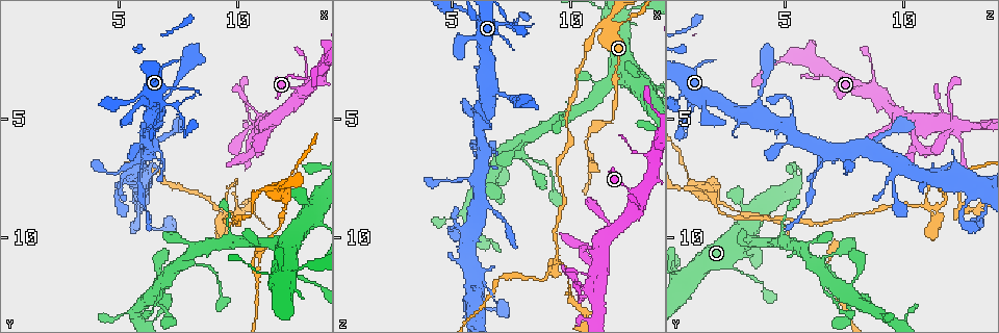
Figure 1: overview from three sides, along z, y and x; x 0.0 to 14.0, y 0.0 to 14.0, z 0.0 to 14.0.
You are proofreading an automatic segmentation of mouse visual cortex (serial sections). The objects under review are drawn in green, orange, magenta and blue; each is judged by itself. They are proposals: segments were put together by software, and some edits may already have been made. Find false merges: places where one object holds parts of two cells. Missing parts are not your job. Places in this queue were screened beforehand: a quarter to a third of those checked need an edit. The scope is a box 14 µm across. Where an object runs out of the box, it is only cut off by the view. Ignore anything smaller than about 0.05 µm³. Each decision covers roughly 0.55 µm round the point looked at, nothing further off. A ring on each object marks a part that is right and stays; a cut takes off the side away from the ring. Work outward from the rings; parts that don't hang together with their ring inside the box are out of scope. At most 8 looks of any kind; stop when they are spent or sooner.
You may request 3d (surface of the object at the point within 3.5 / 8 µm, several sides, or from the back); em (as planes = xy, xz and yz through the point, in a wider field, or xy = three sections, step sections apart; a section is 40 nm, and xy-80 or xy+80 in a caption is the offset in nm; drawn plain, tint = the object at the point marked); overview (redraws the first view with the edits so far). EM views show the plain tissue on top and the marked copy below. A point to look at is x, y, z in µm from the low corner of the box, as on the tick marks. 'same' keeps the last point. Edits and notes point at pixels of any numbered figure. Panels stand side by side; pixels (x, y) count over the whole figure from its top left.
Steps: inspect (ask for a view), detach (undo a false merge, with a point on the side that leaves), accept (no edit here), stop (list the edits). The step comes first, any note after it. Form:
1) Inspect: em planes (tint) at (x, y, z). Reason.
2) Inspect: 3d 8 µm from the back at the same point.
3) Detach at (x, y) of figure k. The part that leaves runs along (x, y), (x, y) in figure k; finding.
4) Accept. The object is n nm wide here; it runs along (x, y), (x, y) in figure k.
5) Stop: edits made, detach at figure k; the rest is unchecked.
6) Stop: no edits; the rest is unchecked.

Inspect: 3d 3.5 µm from the back at (6.6, 4.5, 5.3). Narrows sharply.

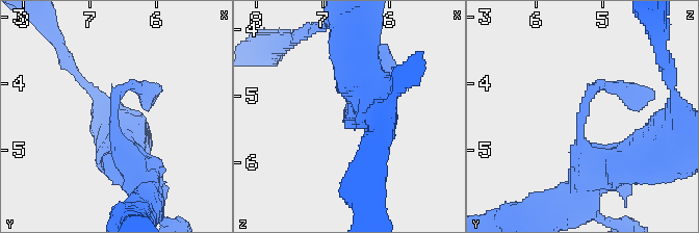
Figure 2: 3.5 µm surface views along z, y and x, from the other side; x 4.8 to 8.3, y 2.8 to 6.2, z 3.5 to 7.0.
Inspect: em planes (tint) at (6.65, 4.40, 5.30). Need the tissue.

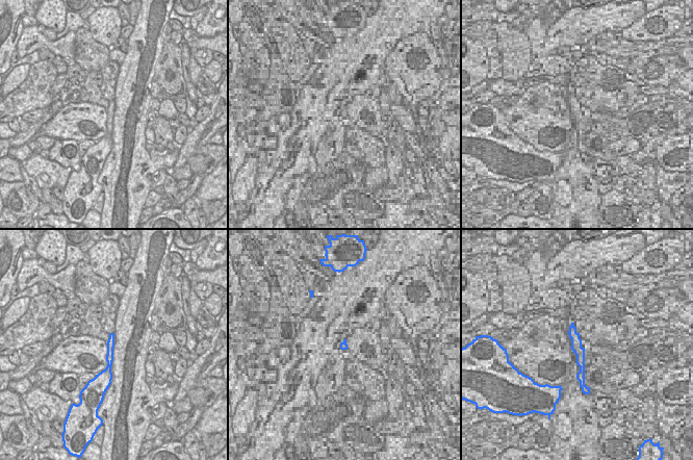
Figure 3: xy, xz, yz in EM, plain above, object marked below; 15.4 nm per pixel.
Accept. All the same cell.

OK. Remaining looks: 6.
Inspect: 3d 8 µm at (5.9, 7.3, 6.3). Narrows sharply.

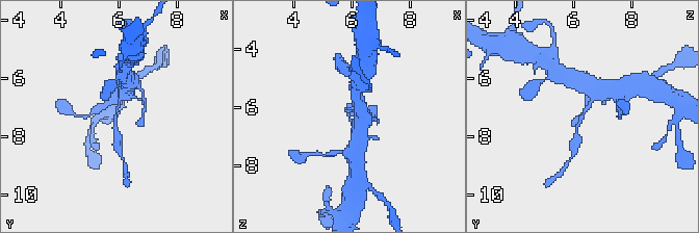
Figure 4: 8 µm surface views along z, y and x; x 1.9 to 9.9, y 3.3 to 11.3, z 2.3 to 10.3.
Inspect: em xy step 2 (tint) at (5.9, 7.2, 6.2). The arms are 200, 250 nm wide; shape alone is not enough.

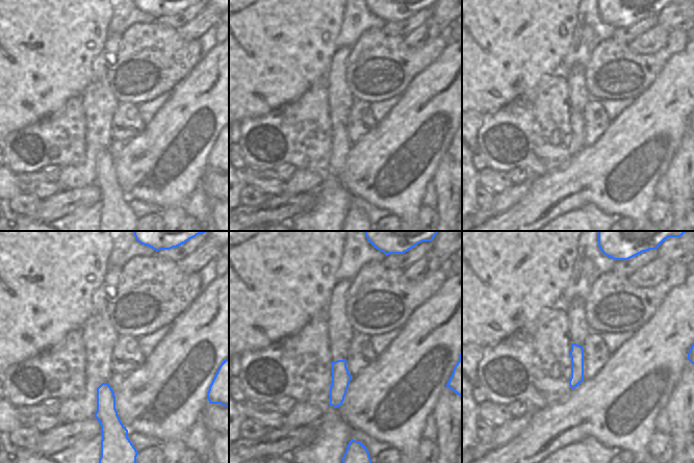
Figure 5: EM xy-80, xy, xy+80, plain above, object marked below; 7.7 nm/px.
Detach at (117, 134) of figure 4. The part that leaves runs along (117, 108), (114, 126), (119, 150) in figure 4; two cells meet here.

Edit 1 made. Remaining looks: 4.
Inspect: 3d 8 µm at (10.7, 5.2, 12.0). Abrupt turn.

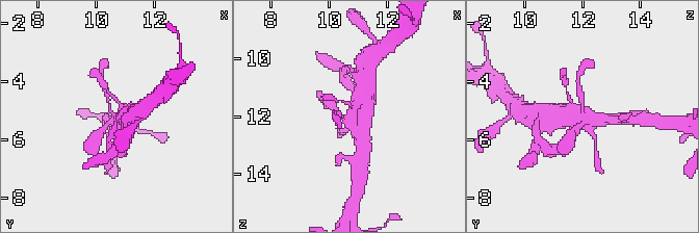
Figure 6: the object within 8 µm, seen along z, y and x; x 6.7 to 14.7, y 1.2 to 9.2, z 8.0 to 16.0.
Inspect: 3d 3.5 µm at (10.7, 5.2, 12.1).

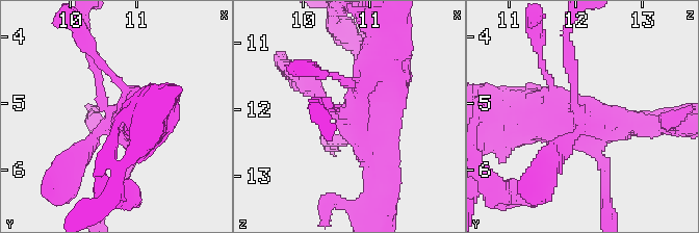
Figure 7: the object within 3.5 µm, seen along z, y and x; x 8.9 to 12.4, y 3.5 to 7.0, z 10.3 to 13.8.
Inspect: em xy step 5 (tint) at (10.70, 5.20, 12.10).

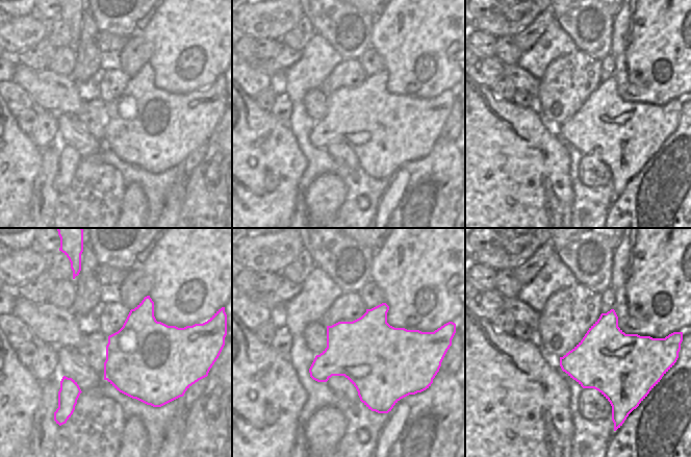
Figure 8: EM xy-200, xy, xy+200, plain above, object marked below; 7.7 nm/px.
Accept. It runs along (513, 117), (641, 126) in figure 7; one cell here.

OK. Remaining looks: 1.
Stop: edits made, detach at figure 4; the rest is unchecked.

